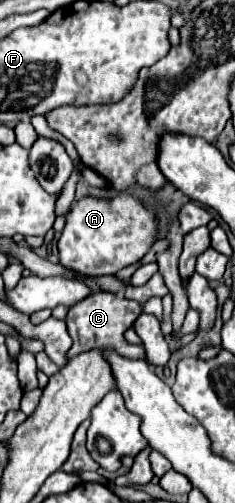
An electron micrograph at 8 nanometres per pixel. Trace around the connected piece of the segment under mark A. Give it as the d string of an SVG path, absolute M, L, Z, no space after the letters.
M118 193L114 199L82 197L72 203L66 215L62 237L58 239L60 263L82 275L100 277L142 261L158 239L158 209L140 203L130 193Z

